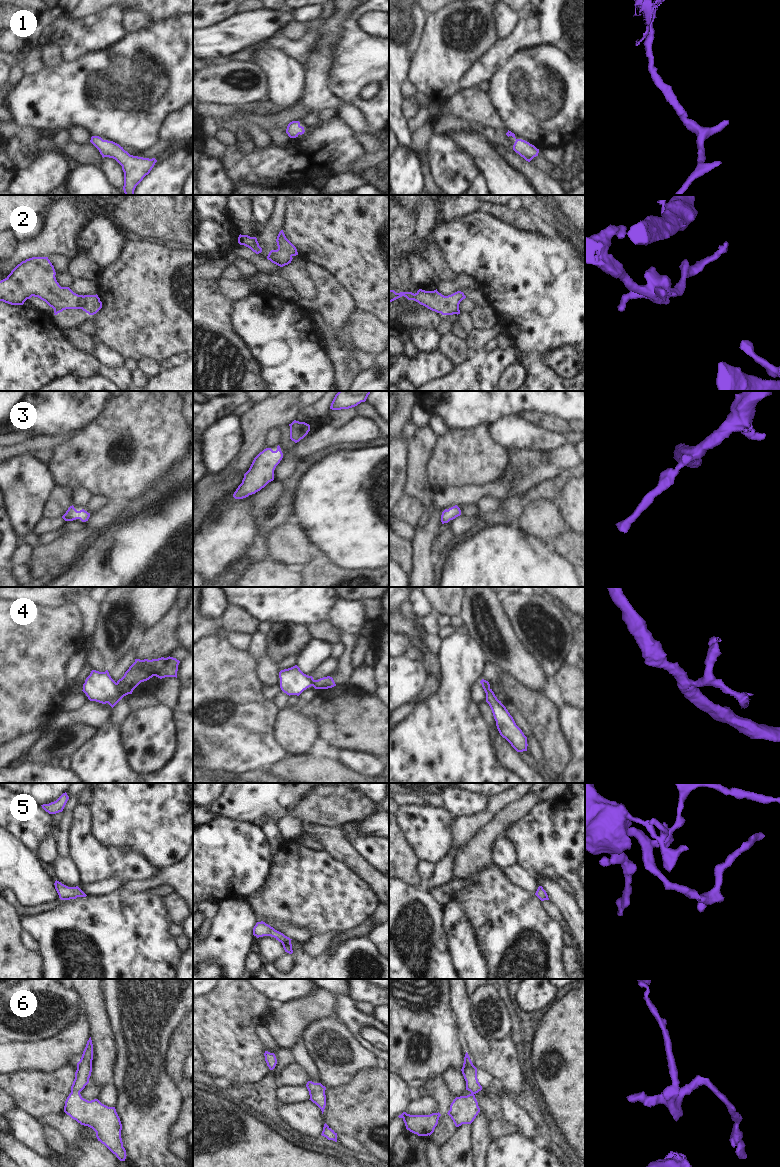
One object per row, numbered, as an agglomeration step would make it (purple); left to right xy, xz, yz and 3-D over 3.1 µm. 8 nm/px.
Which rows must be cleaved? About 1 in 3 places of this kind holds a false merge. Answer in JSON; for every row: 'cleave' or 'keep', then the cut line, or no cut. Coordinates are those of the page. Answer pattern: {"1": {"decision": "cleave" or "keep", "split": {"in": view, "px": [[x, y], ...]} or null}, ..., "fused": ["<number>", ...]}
{"1": {"decision": "keep", "split": null}, "2": {"decision": "keep", "split": null}, "3": {"decision": "keep", "split": null}, "4": {"decision": "cleave", "split": {"in": "xy", "px": [[116, 683], [116, 688], [124, 695]]}}, "5": {"decision": "keep", "split": null}, "6": {"decision": "keep", "split": null}, "fused": ["4"]}

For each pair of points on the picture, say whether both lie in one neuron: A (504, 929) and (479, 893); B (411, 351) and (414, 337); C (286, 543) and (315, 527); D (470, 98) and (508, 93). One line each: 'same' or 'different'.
A: same
B: different
C: different
D: different

